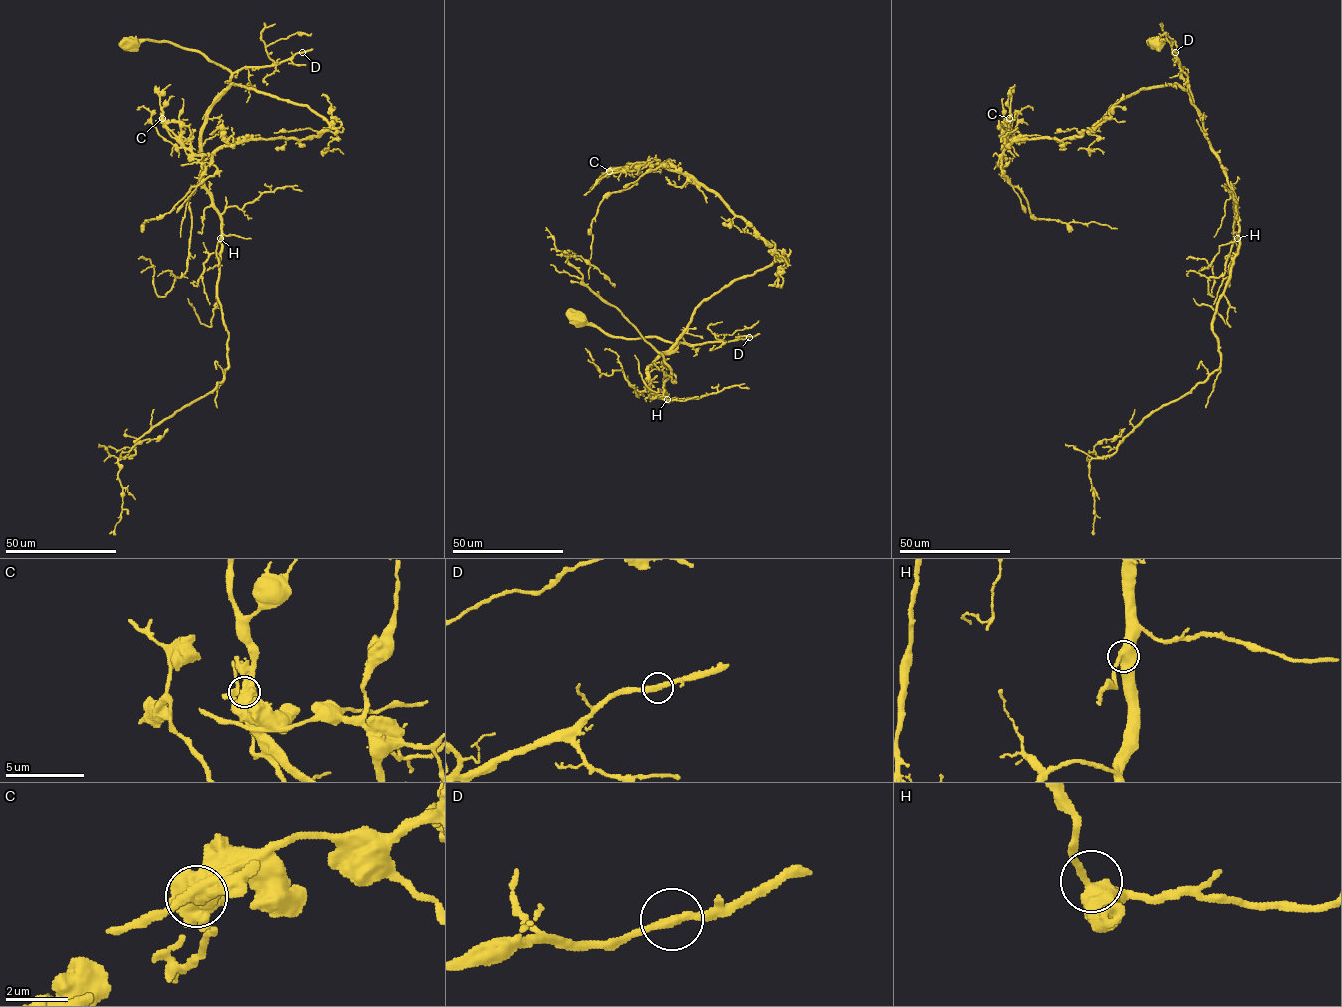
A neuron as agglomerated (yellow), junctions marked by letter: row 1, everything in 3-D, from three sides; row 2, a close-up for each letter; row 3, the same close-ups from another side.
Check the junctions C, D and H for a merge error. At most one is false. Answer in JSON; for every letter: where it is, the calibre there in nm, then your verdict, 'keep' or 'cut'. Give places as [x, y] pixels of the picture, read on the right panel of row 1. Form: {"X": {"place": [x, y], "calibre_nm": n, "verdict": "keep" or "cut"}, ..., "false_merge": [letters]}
{"C": {"place": [1009, 118], "calibre_nm": 650, "verdict": "cut"}, "D": {"place": [1175, 52], "calibre_nm": 280, "verdict": "keep"}, "H": {"place": [1237, 238], "calibre_nm": 440, "verdict": "keep"}, "false_merge": ["C"]}

